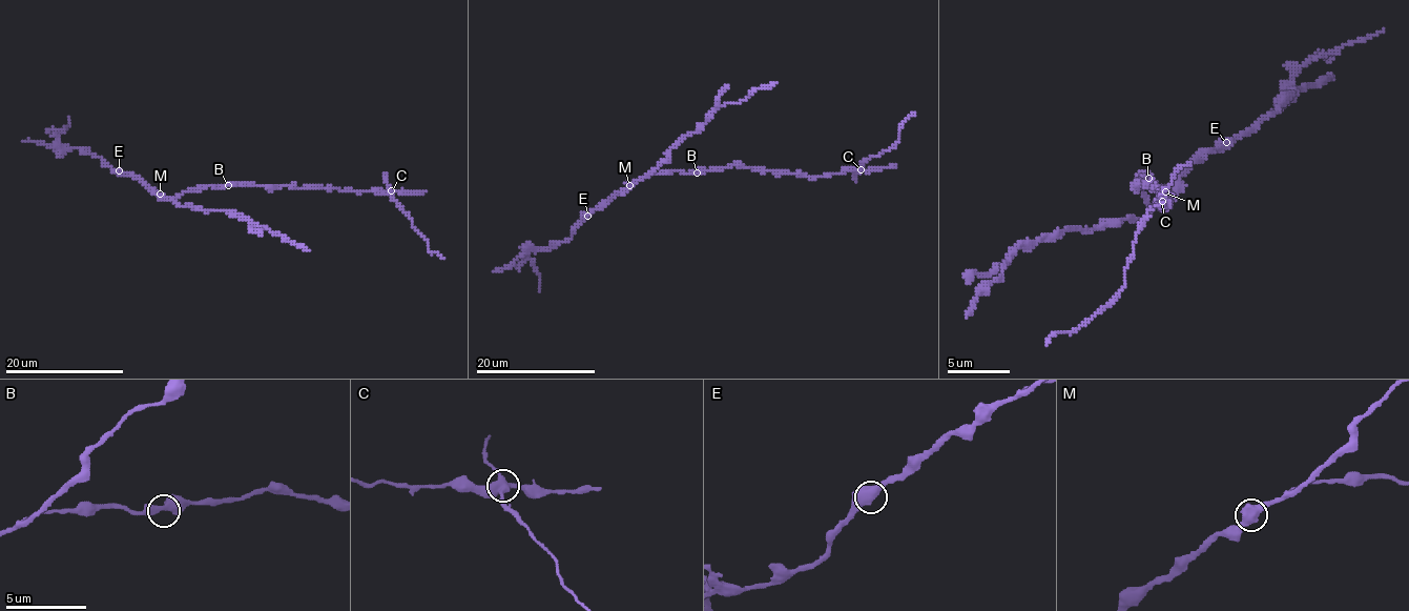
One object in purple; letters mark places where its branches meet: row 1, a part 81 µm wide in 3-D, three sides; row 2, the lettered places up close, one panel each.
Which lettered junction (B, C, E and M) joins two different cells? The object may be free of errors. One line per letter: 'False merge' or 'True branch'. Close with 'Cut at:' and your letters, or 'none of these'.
B: True branch
C: False merge
E: True branch
M: True branch
Cut at: C

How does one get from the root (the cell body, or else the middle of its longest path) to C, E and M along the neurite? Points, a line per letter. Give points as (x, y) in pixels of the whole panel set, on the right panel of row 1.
C: (1142, 178), (1145, 179), (1137, 183), (1174, 198), (1163, 200)
E: (1142, 178), (1147, 180), (1141, 179), (1142, 194), (1154, 205), (1162, 201), (1197, 159), (1220, 148), (1226, 142)
M: (1142, 178), (1147, 180), (1141, 179), (1142, 194), (1151, 205), (1165, 191)

